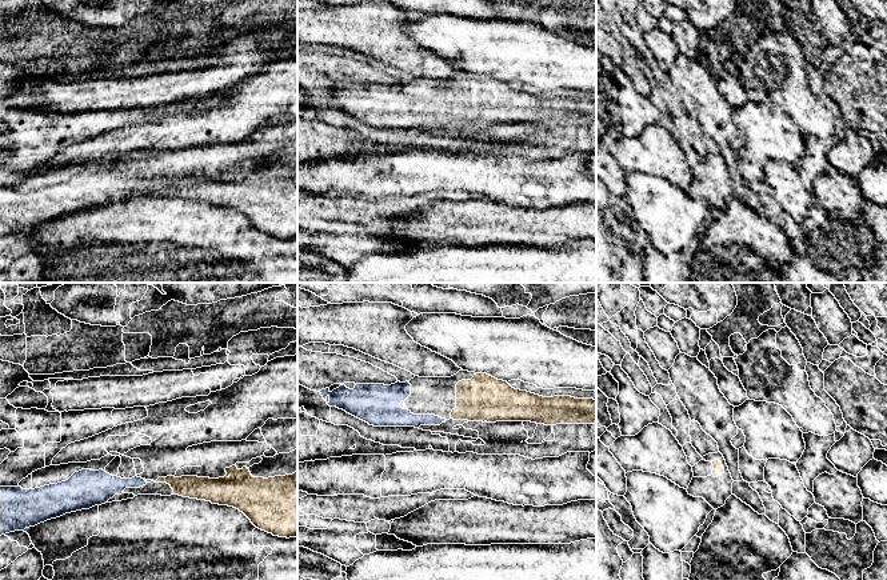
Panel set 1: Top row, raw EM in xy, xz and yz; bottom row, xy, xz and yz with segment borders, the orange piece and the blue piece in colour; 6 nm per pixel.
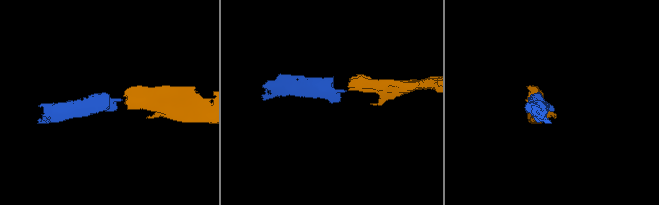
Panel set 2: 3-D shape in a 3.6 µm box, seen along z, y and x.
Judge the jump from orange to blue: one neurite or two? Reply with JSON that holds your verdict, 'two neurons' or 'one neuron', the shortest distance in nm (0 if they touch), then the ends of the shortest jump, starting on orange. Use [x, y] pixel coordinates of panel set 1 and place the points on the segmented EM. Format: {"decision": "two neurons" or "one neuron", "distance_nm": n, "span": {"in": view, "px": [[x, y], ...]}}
{"decision": "one neuron", "distance_nm": 40, "span": {"in": "xz", "px": [[451, 418], [444, 419]]}}

